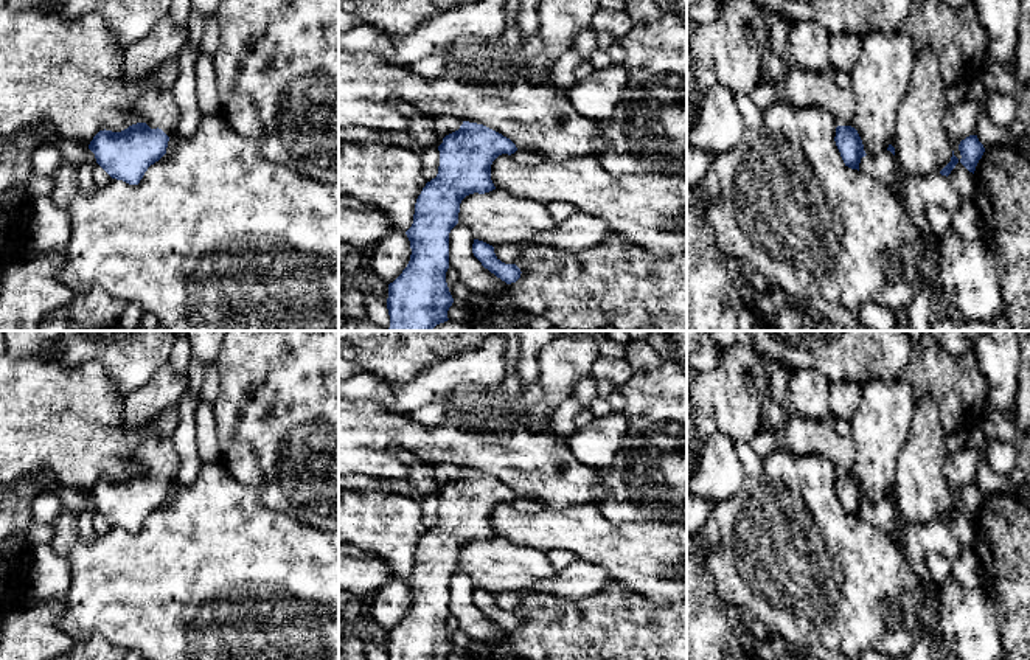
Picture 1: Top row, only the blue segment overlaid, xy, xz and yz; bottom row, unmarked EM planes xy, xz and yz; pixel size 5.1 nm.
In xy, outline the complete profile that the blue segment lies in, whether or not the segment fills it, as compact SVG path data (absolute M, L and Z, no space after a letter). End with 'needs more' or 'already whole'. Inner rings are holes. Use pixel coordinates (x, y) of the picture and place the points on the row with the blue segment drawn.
M151 90L137 102L141 120L121 132L99 130L89 144L96 163L117 180L138 185L151 165L165 154L180 118L171 90Z; needs more

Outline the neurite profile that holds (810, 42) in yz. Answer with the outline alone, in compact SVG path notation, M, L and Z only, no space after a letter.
M814 20L794 22L789 34L789 64L803 71L833 71L831 34Z

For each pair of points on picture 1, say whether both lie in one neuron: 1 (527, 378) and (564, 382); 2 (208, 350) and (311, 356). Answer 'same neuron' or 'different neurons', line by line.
1: different neurons
2: different neurons

